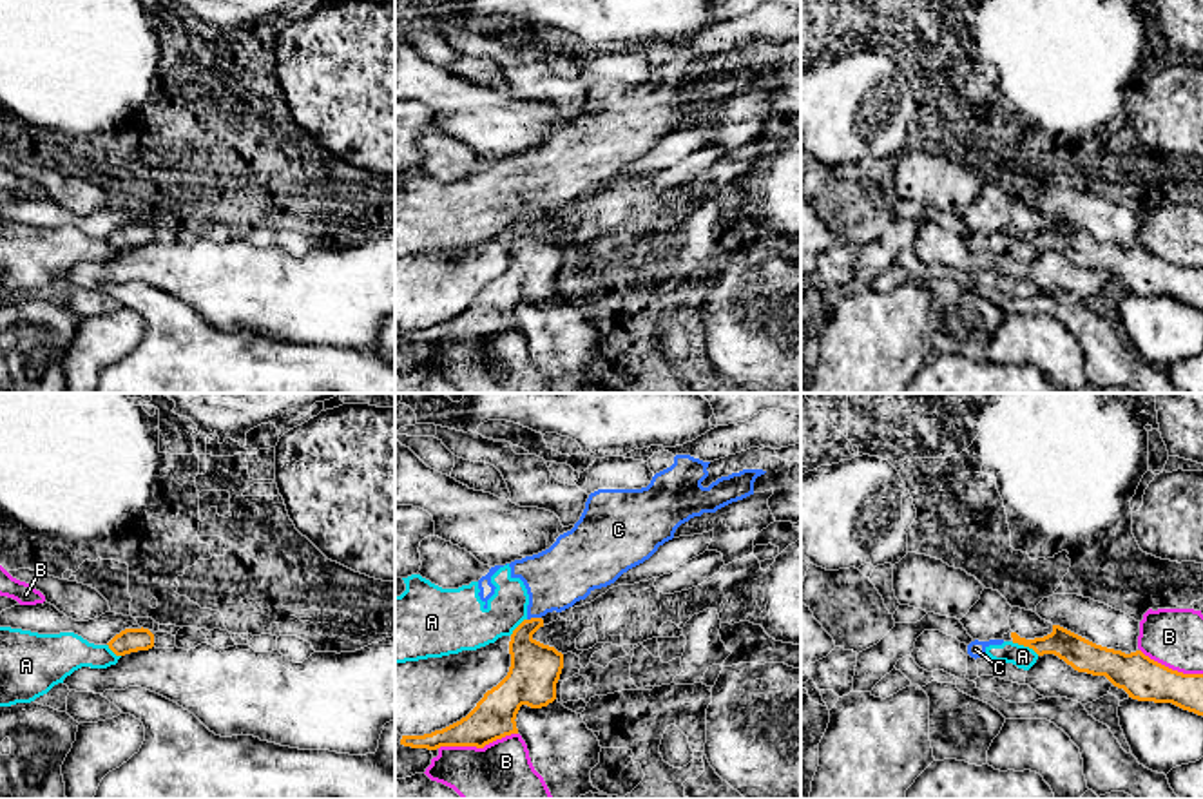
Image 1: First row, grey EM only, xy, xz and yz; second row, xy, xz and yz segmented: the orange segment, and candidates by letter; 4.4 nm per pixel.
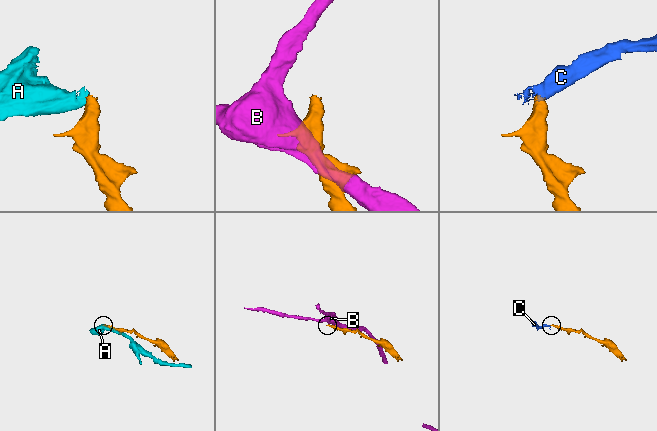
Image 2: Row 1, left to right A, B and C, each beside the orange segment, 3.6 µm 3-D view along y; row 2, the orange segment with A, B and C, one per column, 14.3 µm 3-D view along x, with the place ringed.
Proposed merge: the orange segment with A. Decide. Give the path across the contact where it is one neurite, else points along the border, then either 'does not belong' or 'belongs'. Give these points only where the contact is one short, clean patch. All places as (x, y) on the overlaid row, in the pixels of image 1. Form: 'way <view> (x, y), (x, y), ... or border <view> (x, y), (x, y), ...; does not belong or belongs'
border yz (1011, 642), (1028, 645), (1039, 654); does not belong

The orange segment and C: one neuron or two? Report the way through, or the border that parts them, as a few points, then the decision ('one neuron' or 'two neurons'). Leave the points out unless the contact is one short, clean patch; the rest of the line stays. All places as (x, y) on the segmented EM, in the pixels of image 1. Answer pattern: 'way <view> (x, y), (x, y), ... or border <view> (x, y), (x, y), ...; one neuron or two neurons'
border xz (540, 616), (528, 620); two neurons

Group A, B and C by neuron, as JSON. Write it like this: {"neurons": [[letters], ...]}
{"neurons": [["A", "C"], ["B"]]}

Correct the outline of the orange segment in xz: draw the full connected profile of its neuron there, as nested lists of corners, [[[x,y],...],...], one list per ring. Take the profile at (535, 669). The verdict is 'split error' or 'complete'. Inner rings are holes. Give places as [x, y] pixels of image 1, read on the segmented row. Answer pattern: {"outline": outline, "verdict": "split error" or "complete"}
{"outline": [[[553,611],[542,618],[524,620],[511,634],[511,667],[507,676],[460,721],[424,736],[402,736],[400,745],[437,750],[440,746],[476,746],[518,734],[516,714],[522,705],[547,707],[556,699],[556,683],[563,669],[563,654],[544,645],[533,634],[560,618]]], "verdict": "split error"}

